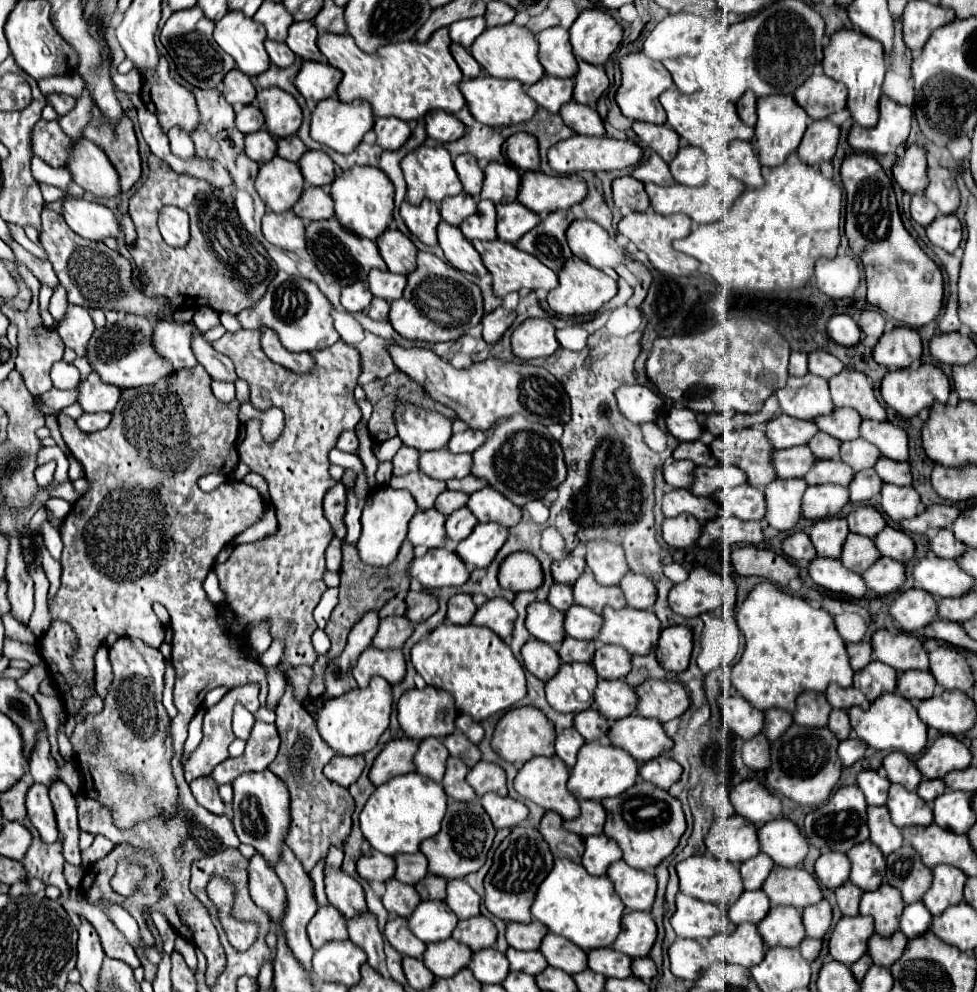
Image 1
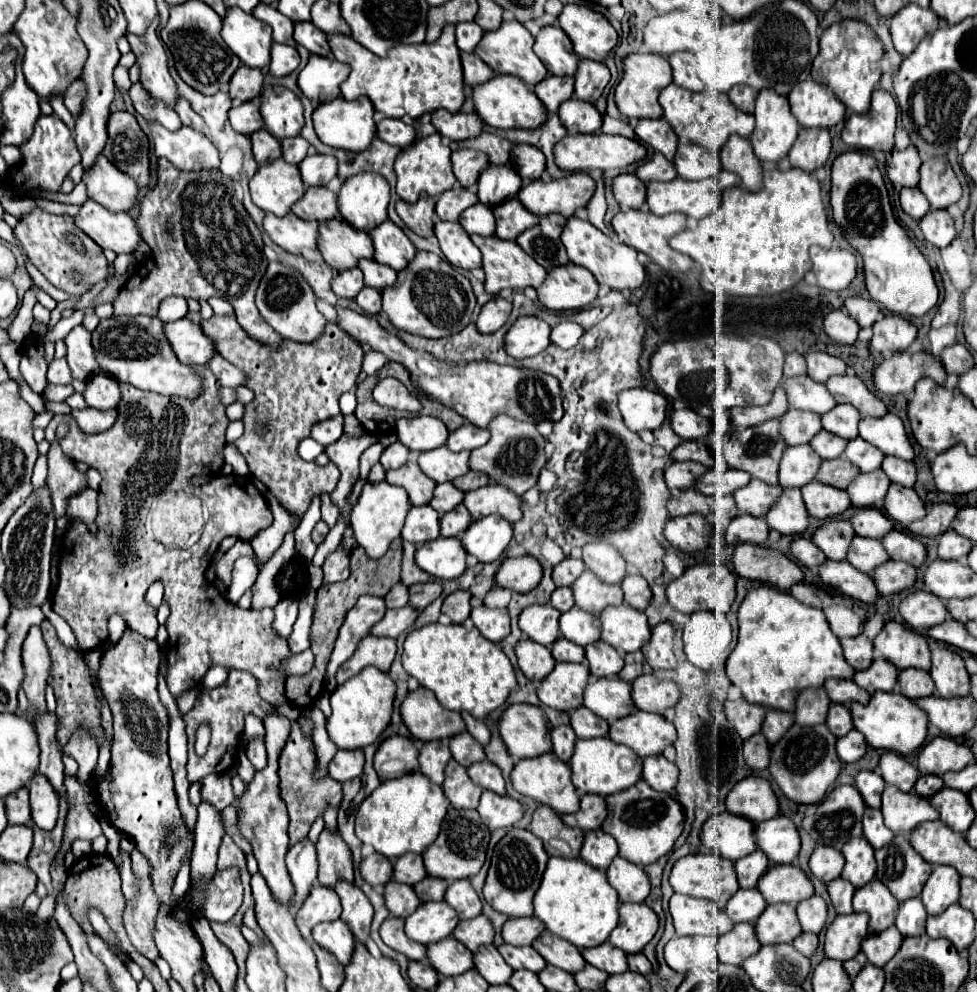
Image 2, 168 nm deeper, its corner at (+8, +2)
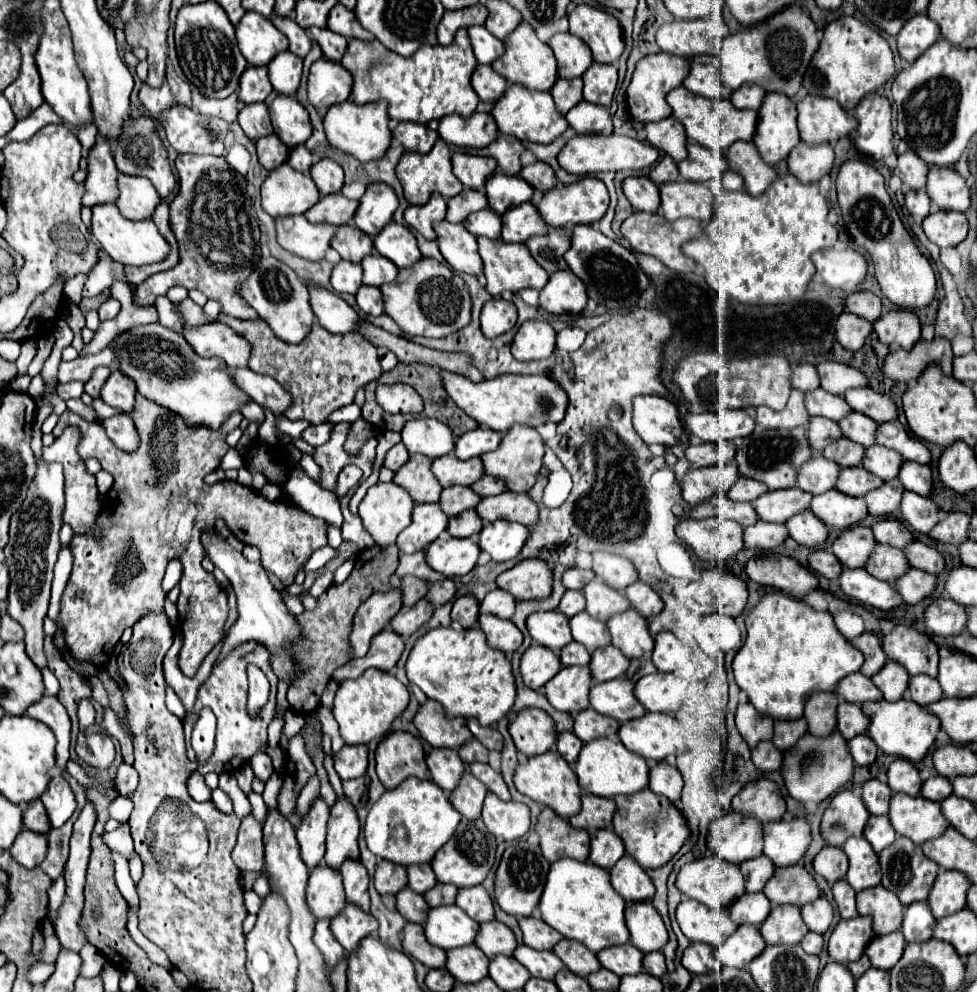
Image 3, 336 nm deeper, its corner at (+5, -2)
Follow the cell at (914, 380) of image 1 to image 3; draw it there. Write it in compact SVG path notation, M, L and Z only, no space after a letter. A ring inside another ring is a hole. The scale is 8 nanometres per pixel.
M948 339L918 341L910 351L896 349L888 353L882 371L892 381L914 385L930 363L938 363L944 375L952 375L952 357Z

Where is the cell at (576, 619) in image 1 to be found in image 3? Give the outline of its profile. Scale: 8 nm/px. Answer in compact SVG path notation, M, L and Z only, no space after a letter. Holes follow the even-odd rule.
M586 611L574 615L570 619L570 629L574 641L582 643L590 653L598 647L606 647L610 643L610 631L606 629L606 623L592 619Z

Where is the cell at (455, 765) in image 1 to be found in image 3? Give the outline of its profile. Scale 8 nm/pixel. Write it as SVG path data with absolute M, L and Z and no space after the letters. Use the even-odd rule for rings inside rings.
M466 769L462 773L458 787L450 793L450 803L466 819L478 819L486 793L488 793L486 785L482 785L478 779L474 779L472 773Z

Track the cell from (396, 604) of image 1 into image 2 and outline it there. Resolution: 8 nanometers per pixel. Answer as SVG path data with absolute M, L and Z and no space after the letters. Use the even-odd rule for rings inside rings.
M397 583L391 587L391 591L385 595L385 603L389 609L397 609L397 607L405 607L409 601L409 589L403 583Z

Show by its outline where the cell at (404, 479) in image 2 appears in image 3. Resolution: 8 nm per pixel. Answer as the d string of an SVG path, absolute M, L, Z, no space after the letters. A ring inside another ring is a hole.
M412 455L408 463L396 471L394 483L404 487L416 503L438 503L442 485L430 471L432 461L426 455Z

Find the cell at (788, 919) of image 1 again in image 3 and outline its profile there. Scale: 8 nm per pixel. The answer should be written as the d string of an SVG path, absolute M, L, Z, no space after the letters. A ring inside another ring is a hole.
M778 905L760 925L760 933L768 945L796 945L808 929L800 917L800 907Z

